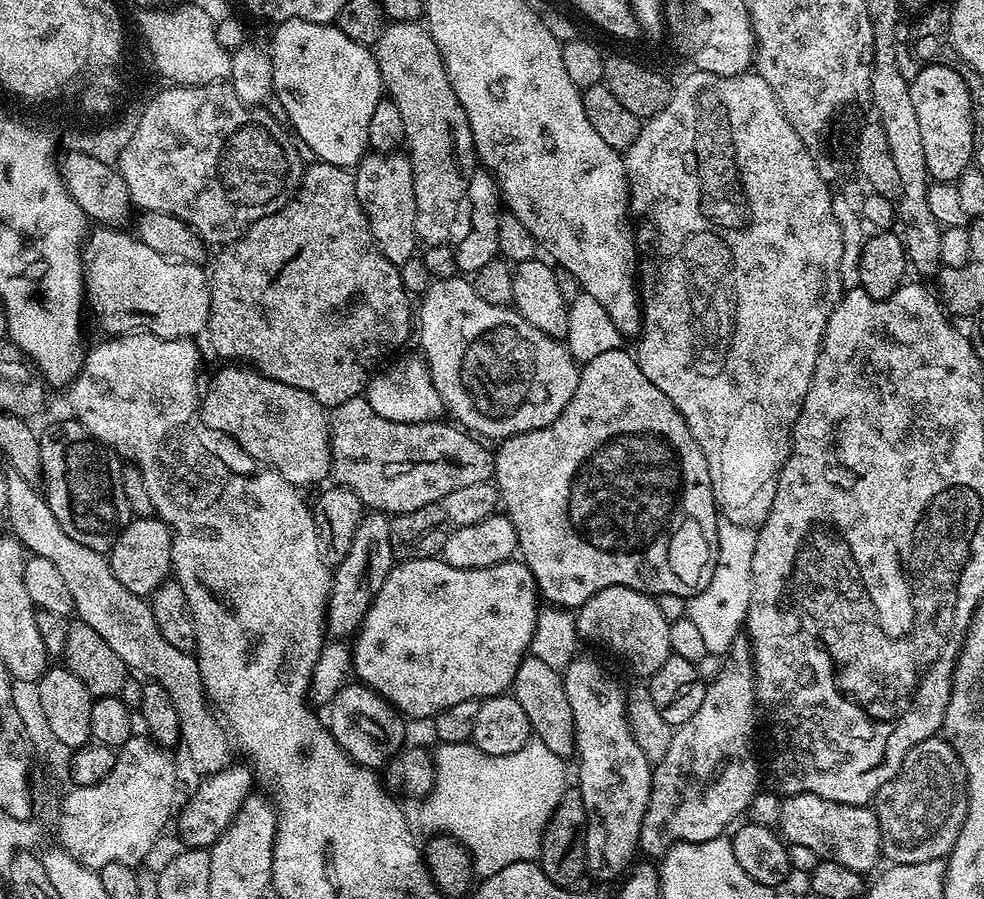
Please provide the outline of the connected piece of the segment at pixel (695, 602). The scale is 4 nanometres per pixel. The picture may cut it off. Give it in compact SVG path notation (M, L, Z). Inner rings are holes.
M726 519L718 523L718 558L710 586L687 601L687 616L694 622L699 636L706 642L709 653L726 654L732 649L734 638L741 635L748 619L752 597L752 567L756 532Z

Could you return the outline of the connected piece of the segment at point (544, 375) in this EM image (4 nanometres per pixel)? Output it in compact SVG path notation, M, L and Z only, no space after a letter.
M463 275L433 280L424 291L418 304L418 336L419 332L422 359L447 415L477 437L489 436L495 442L503 442L509 436L545 428L560 417L570 398L574 398L574 390L578 390L580 368L568 352L567 343L542 334L538 326L530 326L515 307L490 306L474 290L471 279Z

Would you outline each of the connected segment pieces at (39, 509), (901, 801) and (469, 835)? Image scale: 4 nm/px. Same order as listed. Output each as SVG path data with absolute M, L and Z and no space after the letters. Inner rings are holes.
M9 475L6 496L6 519L13 528L11 531L31 555L54 562L58 574L62 574L70 589L72 606L79 623L95 630L110 645L110 650L122 658L129 670L141 672L145 681L155 682L162 686L162 690L166 690L166 694L170 694L170 702L174 702L174 710L178 710L180 738L183 747L188 747L193 766L200 774L227 768L230 763L230 736L225 725L210 711L210 701L204 693L202 674L198 670L195 655L183 653L163 637L152 613L151 603L145 597L126 590L126 586L114 578L114 570L110 570L105 553L90 550L90 546L82 546L82 542L74 542L74 538L70 538L70 534L58 526L54 510L50 510L47 500L33 485L26 483L21 476Z
M939 735L918 741L906 754L906 758L902 762L898 774L894 778L890 778L890 782L886 782L877 790L874 797L874 811L878 818L878 826L880 827L880 851L885 861L888 859L888 862L892 864L913 864L914 862L944 860L948 853L952 851L952 847L958 842L958 834L966 822L966 814L968 813L968 775L958 758L958 754L952 749L951 744Z
M531 739L522 750L514 750L509 756L482 754L471 742L467 744L440 744L434 752L434 775L432 788L423 797L420 820L429 828L429 833L452 836L472 855L472 866L477 877L498 874L502 866L523 860L535 861L540 855L540 840L544 828L552 817L554 806L569 787L565 761L554 754L538 739Z

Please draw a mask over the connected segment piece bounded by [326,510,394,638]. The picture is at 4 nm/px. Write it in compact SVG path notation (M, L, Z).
M372 510L360 521L350 550L339 557L337 566L332 572L332 589L328 595L328 614L326 632L332 638L344 638L344 635L355 633L364 623L372 599L378 594L384 579L394 567L394 557L390 546L390 519L379 510Z

